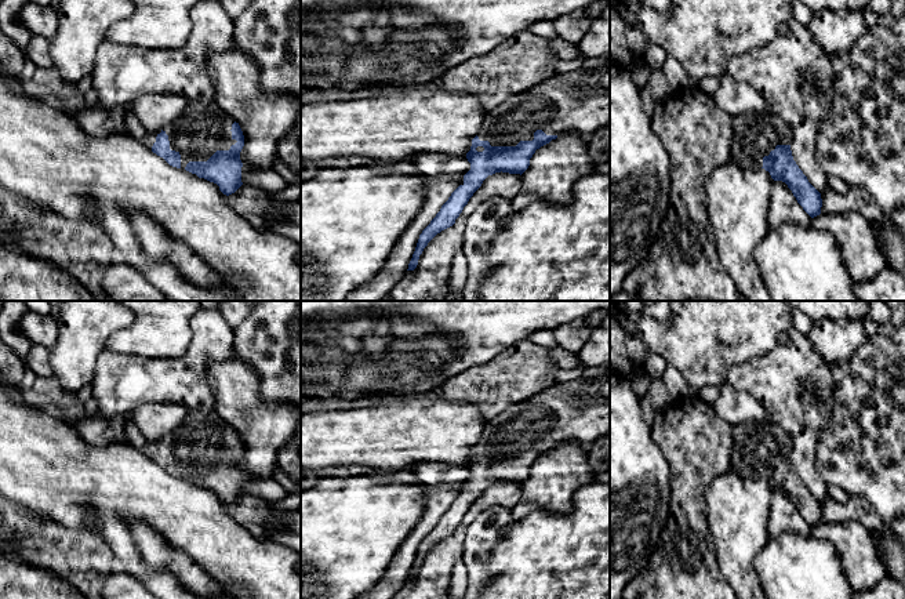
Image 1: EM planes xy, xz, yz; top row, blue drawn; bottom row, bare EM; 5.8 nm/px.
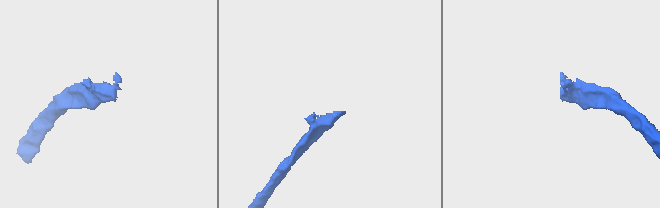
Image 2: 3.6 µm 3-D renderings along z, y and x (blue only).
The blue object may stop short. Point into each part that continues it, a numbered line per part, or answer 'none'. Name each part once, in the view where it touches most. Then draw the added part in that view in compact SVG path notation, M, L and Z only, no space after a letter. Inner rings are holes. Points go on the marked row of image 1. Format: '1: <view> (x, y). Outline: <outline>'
1: xz (578, 101). Outline: M610 54L585 58L579 69L556 73L534 87L510 95L505 102L487 112L479 130L479 139L491 146L516 146L520 141L533 141L534 132L542 130L546 135L592 134L610 123Z

